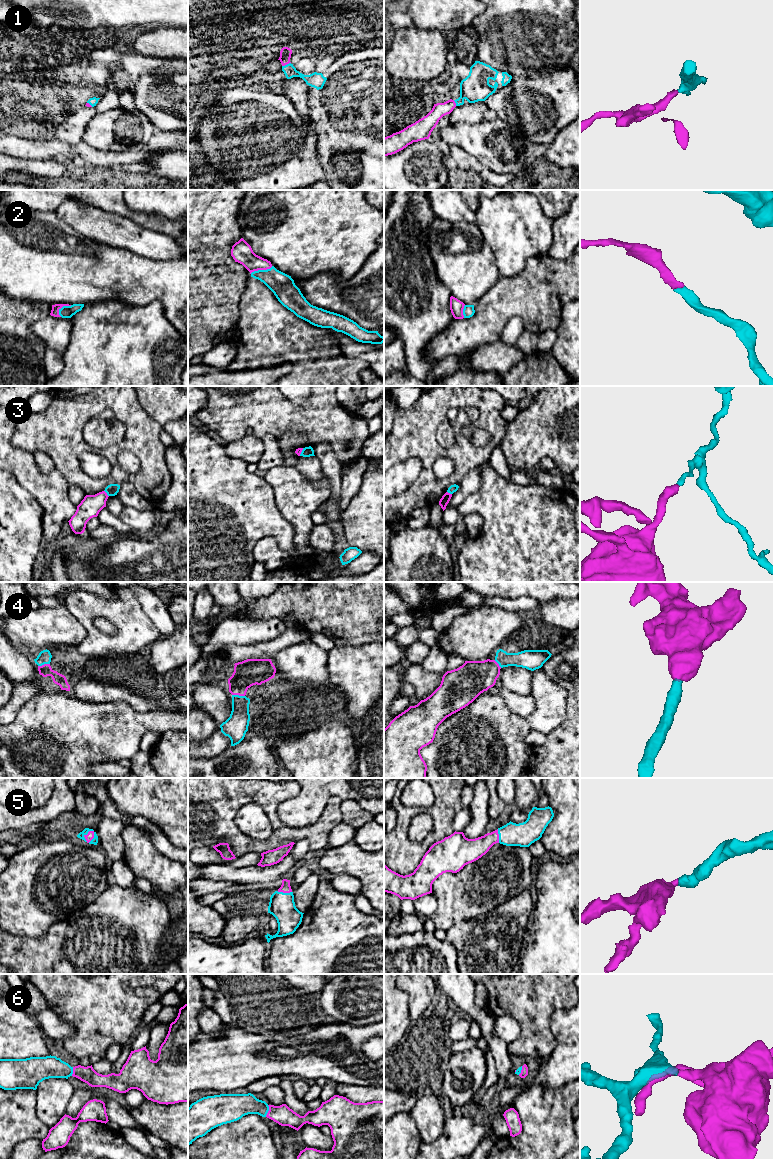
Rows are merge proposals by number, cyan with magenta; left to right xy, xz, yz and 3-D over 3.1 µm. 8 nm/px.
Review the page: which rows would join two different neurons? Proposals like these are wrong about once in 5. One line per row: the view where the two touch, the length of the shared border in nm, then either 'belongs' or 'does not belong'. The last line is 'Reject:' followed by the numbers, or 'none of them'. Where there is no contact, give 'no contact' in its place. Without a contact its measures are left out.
1: meets cyan in xz; contact 80 nm long; belongs
2: meets cyan in xz; contact 190 nm long; belongs
3: meets cyan in xy; contact 70 nm long; does not belong
4: meets cyan in xz; contact 110 nm long; belongs
5: meets cyan in xy; contact 110 nm long; belongs
6: meets cyan in xz; contact 100 nm long; belongs
Reject: 3

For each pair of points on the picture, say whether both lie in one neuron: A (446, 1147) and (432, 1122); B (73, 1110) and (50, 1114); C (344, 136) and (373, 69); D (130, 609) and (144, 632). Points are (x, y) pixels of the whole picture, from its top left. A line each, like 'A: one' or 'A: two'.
A: two
B: two
C: one
D: one

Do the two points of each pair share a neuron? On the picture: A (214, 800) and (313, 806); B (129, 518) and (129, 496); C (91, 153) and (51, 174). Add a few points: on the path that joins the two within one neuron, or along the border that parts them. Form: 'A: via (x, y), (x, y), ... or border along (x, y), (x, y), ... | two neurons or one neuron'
A: border along (300, 791), (278, 807), (278, 817), (287, 826) | two neurons
B: border along (124, 505), (139, 510), (149, 510), (153, 506) | two neurons
C: border along (58, 161), (62, 163) | two neurons

